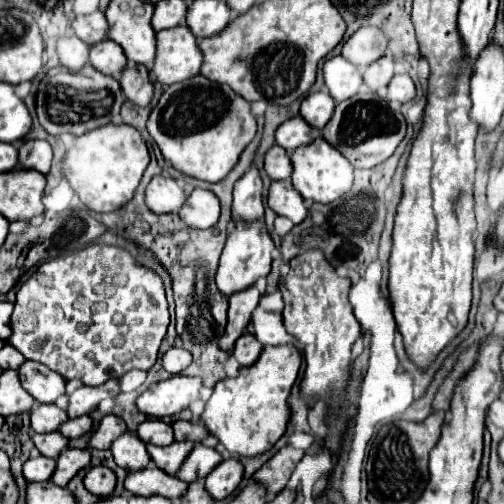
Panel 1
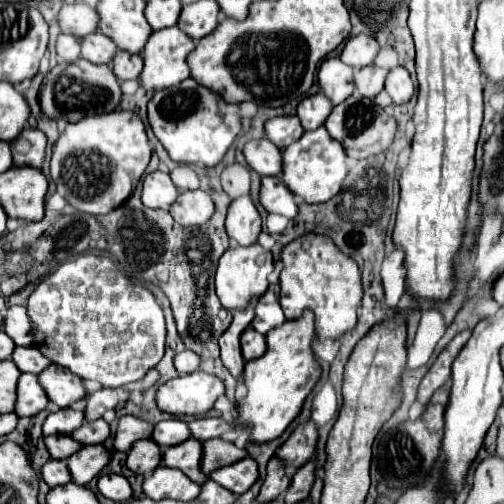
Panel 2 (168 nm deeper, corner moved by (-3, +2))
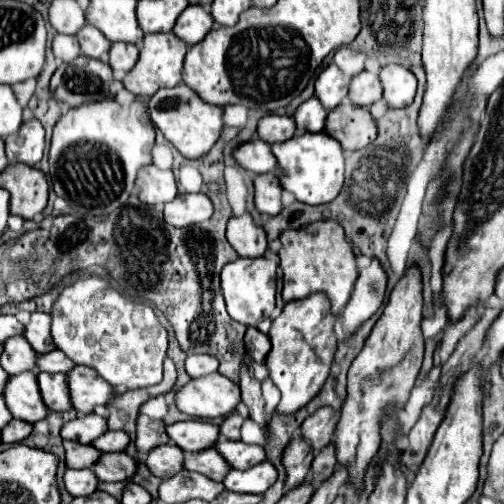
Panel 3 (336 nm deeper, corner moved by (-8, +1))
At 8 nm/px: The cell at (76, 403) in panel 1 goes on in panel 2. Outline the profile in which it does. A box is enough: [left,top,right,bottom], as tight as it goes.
[85,386,129,422]

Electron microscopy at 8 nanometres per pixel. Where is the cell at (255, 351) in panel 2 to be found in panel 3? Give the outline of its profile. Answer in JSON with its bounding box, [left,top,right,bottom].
[244,327,270,363]

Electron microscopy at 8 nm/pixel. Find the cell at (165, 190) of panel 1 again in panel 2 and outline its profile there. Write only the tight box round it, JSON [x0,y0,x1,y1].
[143,172,179,208]

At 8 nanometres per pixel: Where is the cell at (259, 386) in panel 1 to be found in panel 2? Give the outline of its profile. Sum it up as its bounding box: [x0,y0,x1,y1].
[237,314,321,444]

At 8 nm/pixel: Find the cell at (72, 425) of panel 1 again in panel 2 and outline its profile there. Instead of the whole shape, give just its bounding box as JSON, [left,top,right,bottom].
[71,418,109,444]

